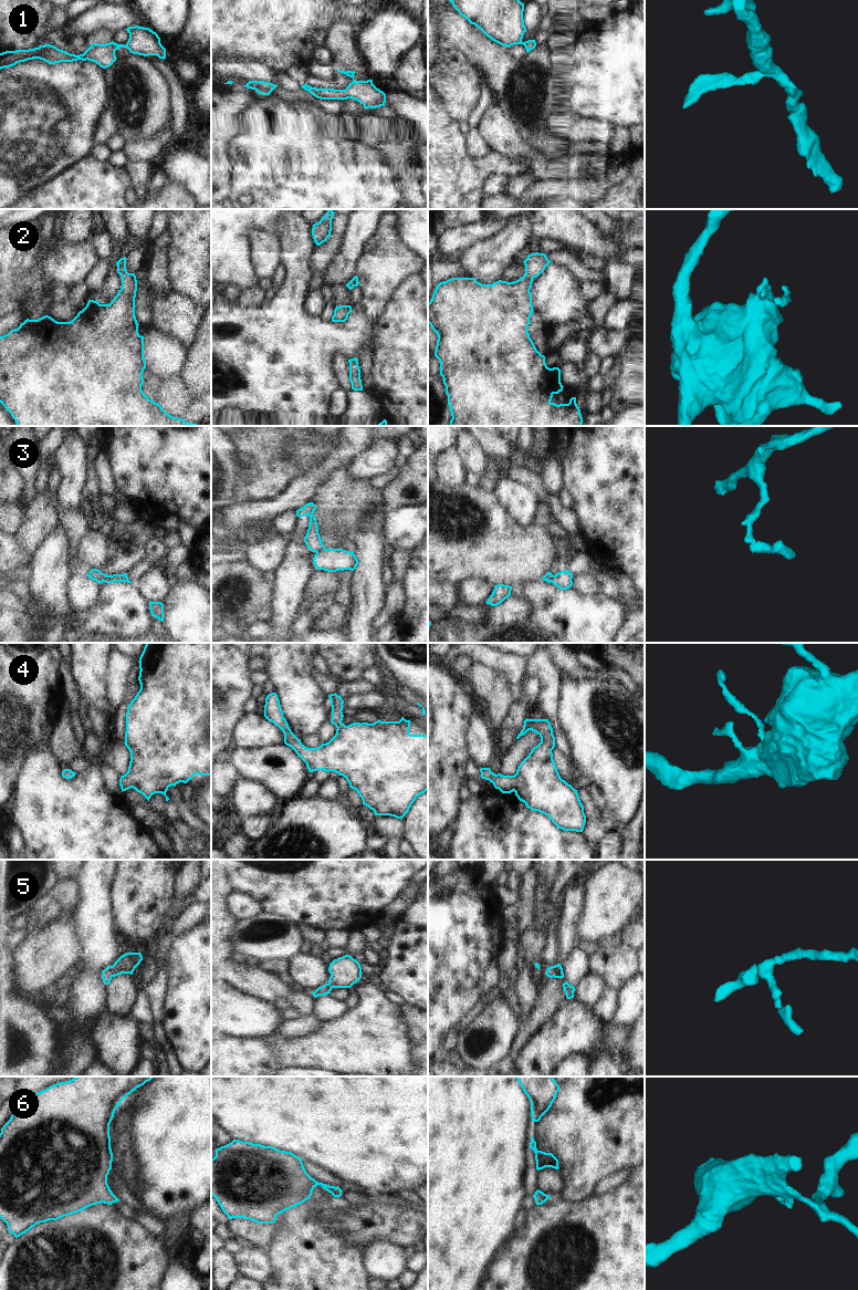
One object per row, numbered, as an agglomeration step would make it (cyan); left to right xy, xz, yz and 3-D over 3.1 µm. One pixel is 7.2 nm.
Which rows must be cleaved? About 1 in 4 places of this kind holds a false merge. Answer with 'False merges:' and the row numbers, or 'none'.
False merges: 3

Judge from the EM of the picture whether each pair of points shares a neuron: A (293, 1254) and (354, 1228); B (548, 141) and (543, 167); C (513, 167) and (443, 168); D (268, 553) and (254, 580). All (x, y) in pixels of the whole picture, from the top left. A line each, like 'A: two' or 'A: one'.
A: two
B: two
C: one
D: two

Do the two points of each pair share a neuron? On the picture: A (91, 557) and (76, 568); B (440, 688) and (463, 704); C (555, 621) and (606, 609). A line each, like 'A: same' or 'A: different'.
A: different
B: same
C: same

